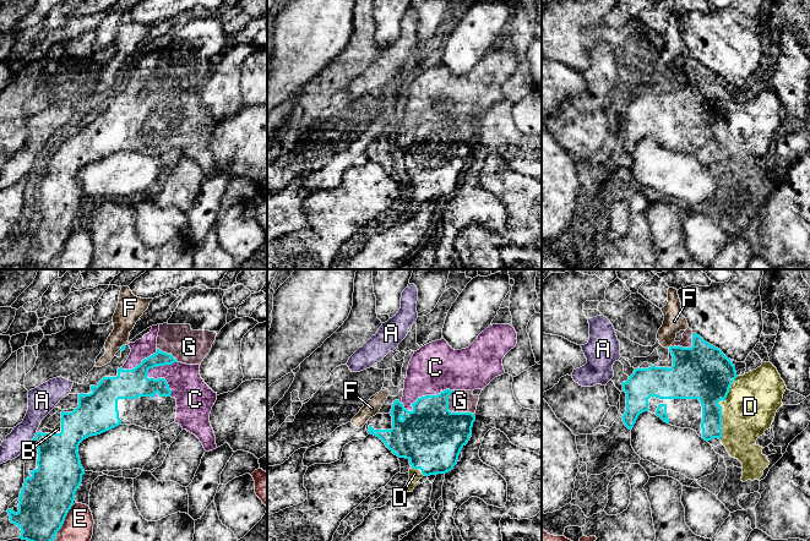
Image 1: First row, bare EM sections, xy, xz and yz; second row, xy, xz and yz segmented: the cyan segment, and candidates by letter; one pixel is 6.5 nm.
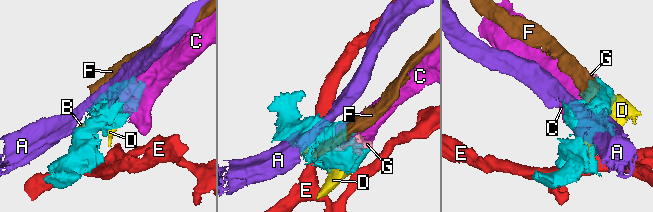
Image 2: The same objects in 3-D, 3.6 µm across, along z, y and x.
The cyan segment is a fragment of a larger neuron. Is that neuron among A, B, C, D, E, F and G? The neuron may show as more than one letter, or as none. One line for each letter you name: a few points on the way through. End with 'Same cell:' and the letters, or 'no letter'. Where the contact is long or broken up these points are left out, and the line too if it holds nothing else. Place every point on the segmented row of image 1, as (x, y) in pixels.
Same cell: B, C

